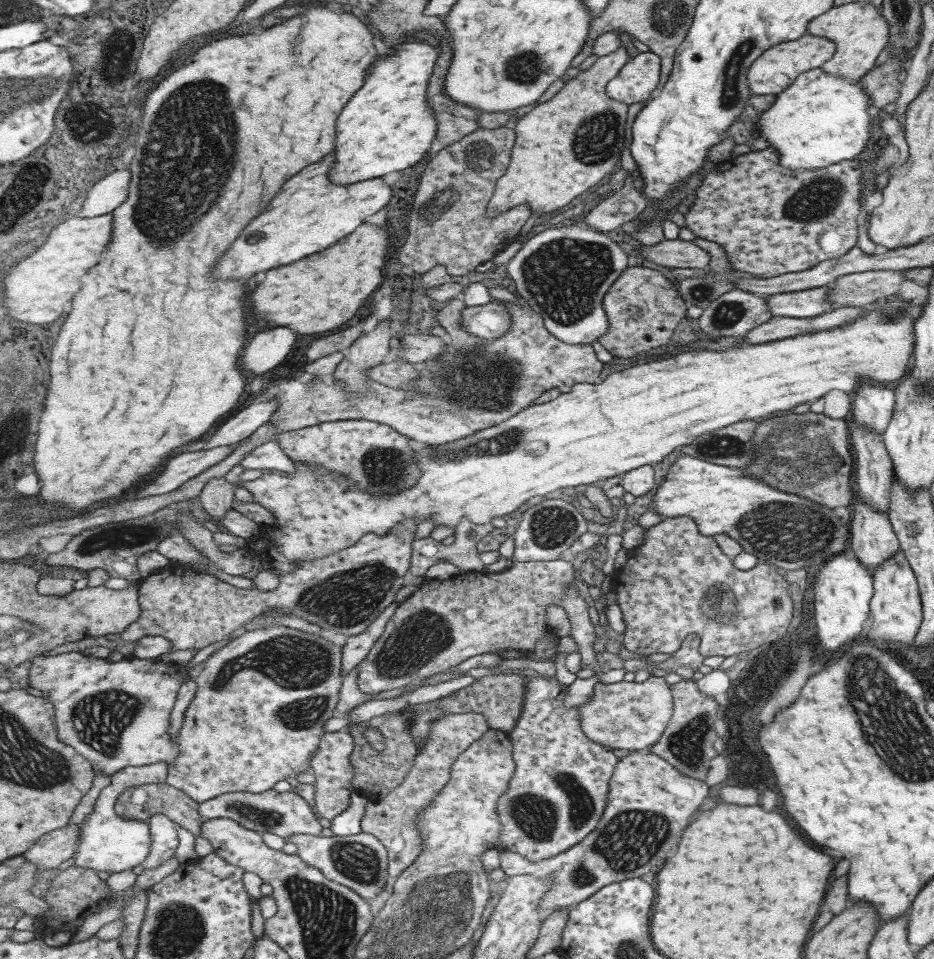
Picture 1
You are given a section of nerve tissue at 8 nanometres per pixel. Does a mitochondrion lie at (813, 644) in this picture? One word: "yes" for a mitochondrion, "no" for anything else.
no

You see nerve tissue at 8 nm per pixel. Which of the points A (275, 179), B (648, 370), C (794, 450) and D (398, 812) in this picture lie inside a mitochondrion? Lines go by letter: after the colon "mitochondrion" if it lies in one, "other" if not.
A: other
B: other
C: mitochondrion
D: other

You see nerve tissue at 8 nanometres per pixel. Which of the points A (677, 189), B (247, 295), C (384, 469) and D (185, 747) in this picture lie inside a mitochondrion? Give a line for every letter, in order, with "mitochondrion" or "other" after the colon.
A: other
B: other
C: mitochondrion
D: other

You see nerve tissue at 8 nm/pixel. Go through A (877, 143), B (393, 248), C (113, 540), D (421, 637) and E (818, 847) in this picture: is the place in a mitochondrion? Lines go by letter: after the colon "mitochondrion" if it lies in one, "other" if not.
A: other
B: other
C: mitochondrion
D: mitochondrion
E: other

